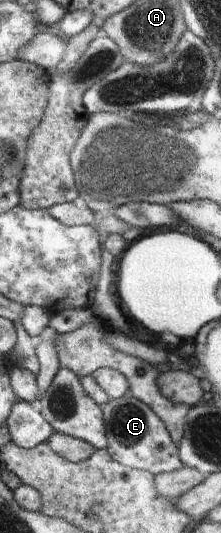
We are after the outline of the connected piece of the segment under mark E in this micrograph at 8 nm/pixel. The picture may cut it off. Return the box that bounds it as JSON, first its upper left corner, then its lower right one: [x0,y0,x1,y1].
[102,395,184,476]

